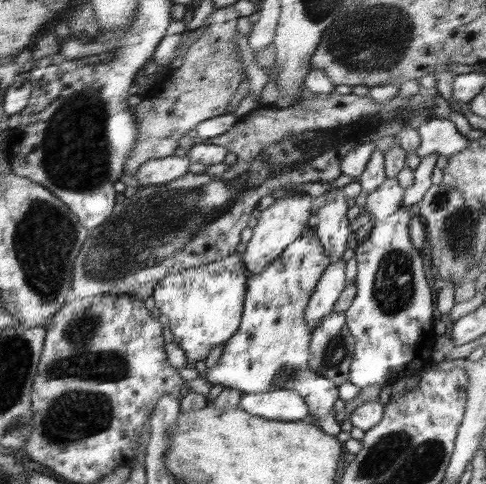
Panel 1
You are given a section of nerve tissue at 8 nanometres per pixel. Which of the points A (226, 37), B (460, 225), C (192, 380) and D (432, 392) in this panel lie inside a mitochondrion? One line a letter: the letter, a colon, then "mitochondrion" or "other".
A: other
B: mitochondrion
C: other
D: other

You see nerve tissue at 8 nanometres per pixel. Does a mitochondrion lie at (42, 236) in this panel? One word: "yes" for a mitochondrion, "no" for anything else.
yes

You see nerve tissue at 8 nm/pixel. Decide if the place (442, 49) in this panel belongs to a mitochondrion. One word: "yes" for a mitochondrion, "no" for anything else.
no

